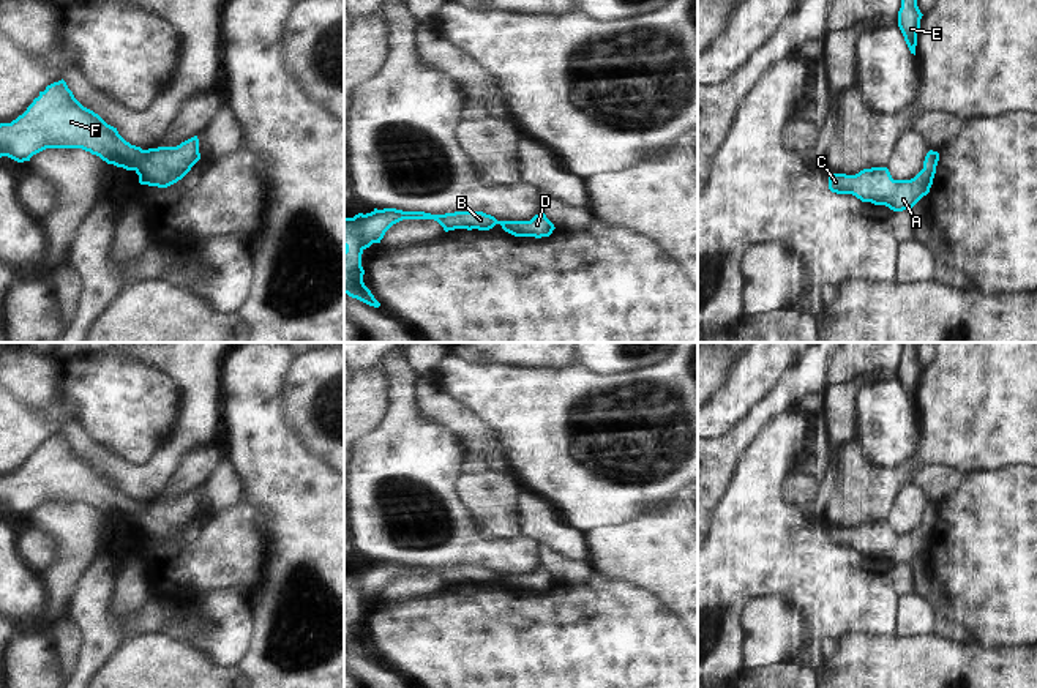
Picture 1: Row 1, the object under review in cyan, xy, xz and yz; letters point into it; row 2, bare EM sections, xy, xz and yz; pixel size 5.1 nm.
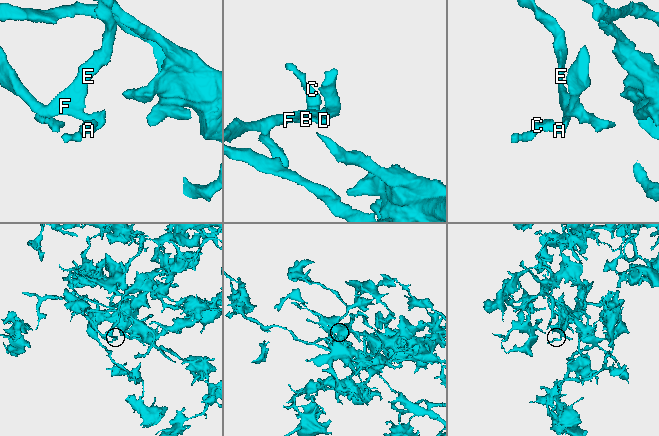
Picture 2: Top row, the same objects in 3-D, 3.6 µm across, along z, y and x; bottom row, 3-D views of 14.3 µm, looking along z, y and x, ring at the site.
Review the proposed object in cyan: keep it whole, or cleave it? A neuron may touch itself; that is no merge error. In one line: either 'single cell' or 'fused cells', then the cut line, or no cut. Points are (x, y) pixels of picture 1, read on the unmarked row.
single cell | no cut

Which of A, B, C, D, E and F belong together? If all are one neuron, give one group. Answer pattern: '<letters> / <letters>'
A B C D E F

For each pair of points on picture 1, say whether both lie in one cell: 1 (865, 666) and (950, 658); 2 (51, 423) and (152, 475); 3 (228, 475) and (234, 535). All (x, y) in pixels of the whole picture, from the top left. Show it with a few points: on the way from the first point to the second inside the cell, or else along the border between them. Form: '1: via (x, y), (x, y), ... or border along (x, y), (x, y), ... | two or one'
1: via (886, 666), (930, 666) | one
2: border along (76, 418), (62, 431) | two
3: border along (243, 499), (221, 513), (201, 513) | two

